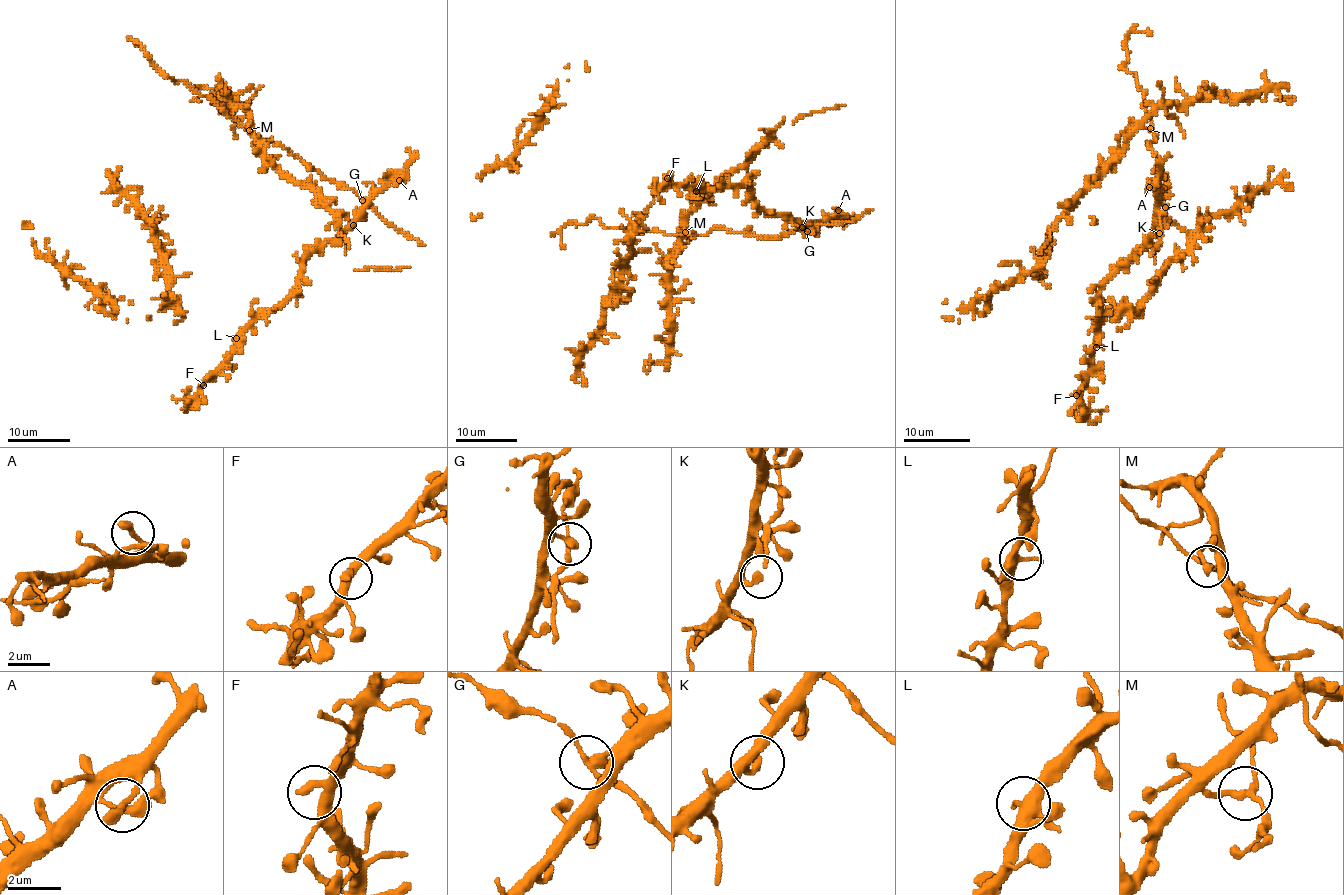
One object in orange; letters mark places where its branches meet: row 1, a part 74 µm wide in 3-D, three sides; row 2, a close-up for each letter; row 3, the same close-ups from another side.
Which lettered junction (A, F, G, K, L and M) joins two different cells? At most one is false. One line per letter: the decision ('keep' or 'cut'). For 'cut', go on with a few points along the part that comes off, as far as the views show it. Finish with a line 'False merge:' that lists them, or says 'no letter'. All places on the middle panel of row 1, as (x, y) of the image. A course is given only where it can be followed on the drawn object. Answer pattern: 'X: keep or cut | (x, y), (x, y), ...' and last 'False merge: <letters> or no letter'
A: keep
F: keep
G: keep
K: keep
L: keep
M: cut
False merge: M

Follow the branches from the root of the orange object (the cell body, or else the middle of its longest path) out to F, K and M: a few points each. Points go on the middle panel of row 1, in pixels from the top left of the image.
F: (786, 220), (763, 211), (752, 198), (753, 192), (748, 184), (685, 188), (672, 186), (667, 178)
K: (786, 220), (795, 220), (802, 227)
M: (786, 220), (809, 222), (811, 228), (764, 238), (733, 233), (721, 227), (702, 236), (685, 233)

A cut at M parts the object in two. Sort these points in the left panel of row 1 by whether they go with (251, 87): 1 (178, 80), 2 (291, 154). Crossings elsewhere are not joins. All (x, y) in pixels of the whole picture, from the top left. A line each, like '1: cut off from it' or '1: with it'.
1: cut off from it
2: cut off from it

